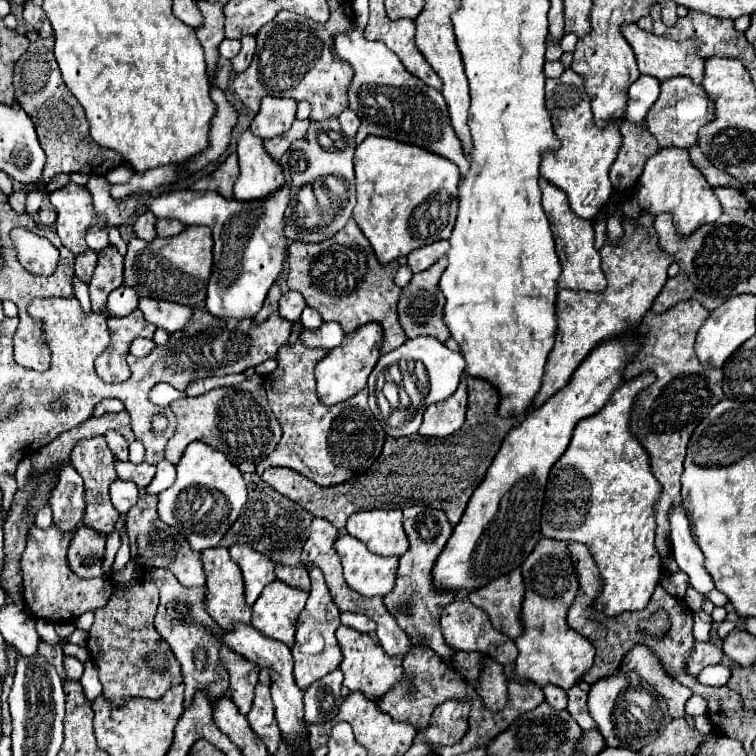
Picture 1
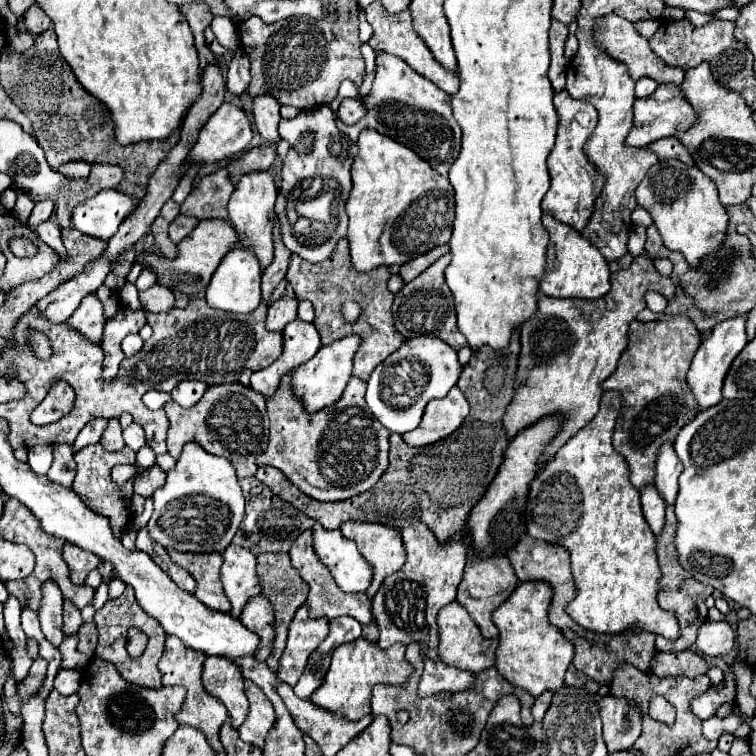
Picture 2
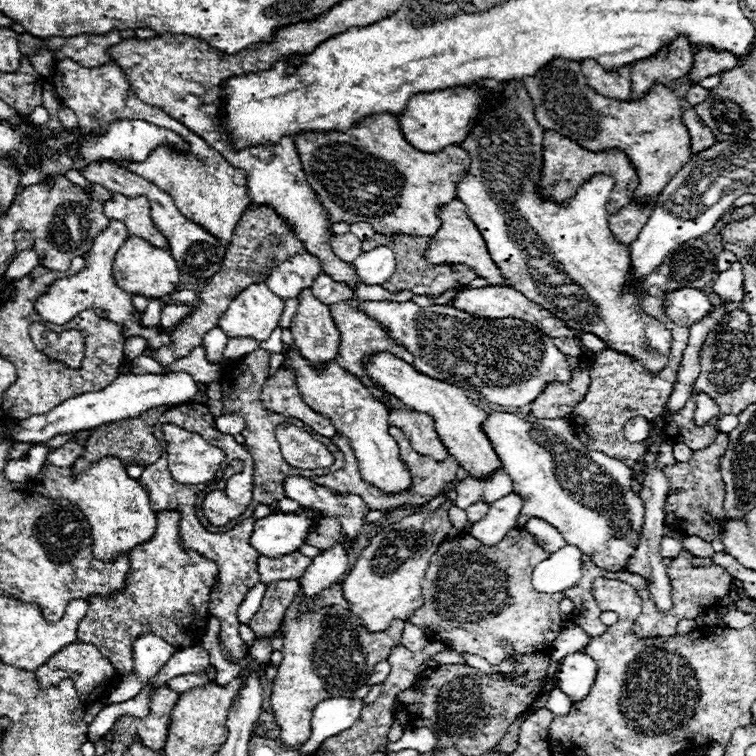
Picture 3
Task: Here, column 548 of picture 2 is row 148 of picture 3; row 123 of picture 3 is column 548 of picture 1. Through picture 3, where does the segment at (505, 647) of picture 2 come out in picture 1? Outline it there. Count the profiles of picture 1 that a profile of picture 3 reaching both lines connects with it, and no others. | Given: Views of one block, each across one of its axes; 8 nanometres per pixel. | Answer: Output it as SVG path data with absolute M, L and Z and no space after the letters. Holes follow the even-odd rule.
M540 538L534 552L522 564L522 576L526 582L526 596L522 604L522 624L524 632L518 636L516 648L516 674L522 680L534 682L540 688L546 684L556 684L564 690L578 684L578 680L592 668L596 648L588 638L572 630L566 622L566 614L580 588L576 568L570 556L570 542Z

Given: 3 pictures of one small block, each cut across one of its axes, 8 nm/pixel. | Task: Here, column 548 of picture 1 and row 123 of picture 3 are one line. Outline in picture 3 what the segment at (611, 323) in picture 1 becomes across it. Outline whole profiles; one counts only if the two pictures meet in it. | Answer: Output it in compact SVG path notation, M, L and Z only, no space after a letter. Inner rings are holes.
M374 114L374 116L368 116L360 122L356 122L352 128L344 130L344 132L306 132L306 134L298 134L296 136L296 148L298 148L298 154L300 154L300 160L302 160L302 168L306 172L306 178L308 178L308 184L314 188L314 192L318 194L320 202L324 204L324 208L328 210L328 214L332 216L332 222L368 222L372 224L372 228L380 234L386 234L390 236L392 232L402 232L402 234L410 234L410 236L434 236L440 228L440 220L436 216L436 210L442 206L442 204L448 204L450 200L456 198L456 180L460 180L460 176L464 176L464 172L468 170L470 166L470 158L468 154L458 148L458 146L448 146L440 152L420 152L416 148L412 148L404 136L402 136L402 130L398 126L398 120L396 116L392 114Z

